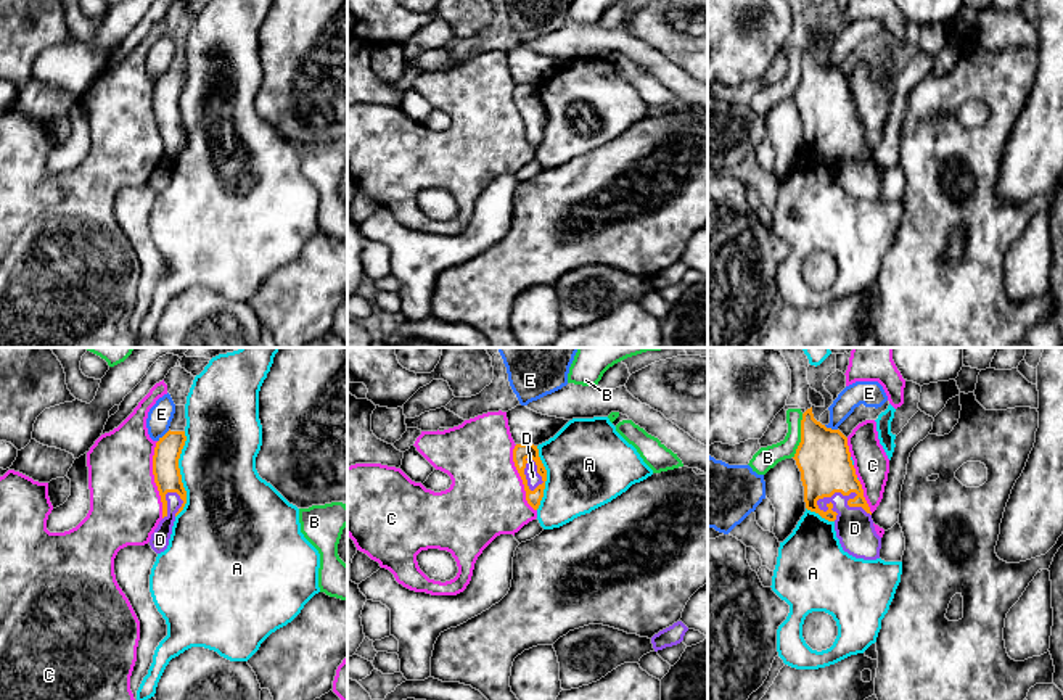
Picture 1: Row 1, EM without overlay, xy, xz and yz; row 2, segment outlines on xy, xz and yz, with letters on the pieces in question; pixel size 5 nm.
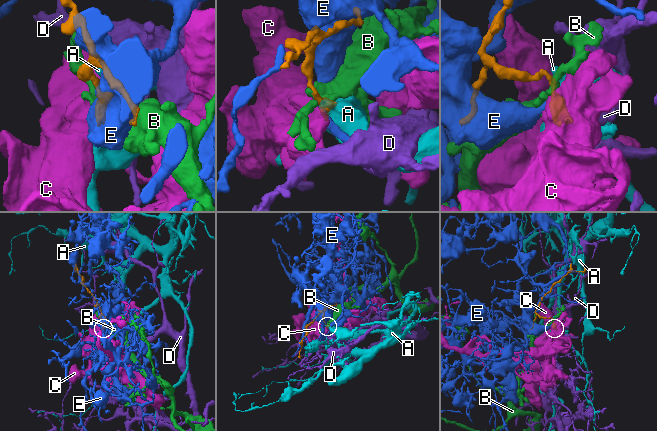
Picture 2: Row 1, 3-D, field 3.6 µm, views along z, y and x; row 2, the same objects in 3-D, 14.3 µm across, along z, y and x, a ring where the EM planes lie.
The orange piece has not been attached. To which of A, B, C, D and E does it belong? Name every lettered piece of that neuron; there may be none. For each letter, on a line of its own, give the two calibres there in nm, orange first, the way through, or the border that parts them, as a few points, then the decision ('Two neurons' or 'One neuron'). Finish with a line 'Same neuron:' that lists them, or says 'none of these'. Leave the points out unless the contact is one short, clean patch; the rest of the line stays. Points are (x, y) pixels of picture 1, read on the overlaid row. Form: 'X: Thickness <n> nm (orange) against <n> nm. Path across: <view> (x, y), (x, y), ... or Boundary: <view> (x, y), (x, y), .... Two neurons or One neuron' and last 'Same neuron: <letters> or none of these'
A: Thickness 140 nm (orange) against 400 nm. Two neurons
B: Thickness 260 nm (orange) against 110 nm. Two neurons
C: Thickness 140 nm (orange) against 360 nm. Two neurons
D: Thickness 260 nm (orange) against 190 nm. Path across: yz (824, 459), (827, 473), (848, 494), (848, 509), (854, 528). One neuron
E: Thickness 140 nm (orange) against 120 nm. Two neurons
Same neuron: D

